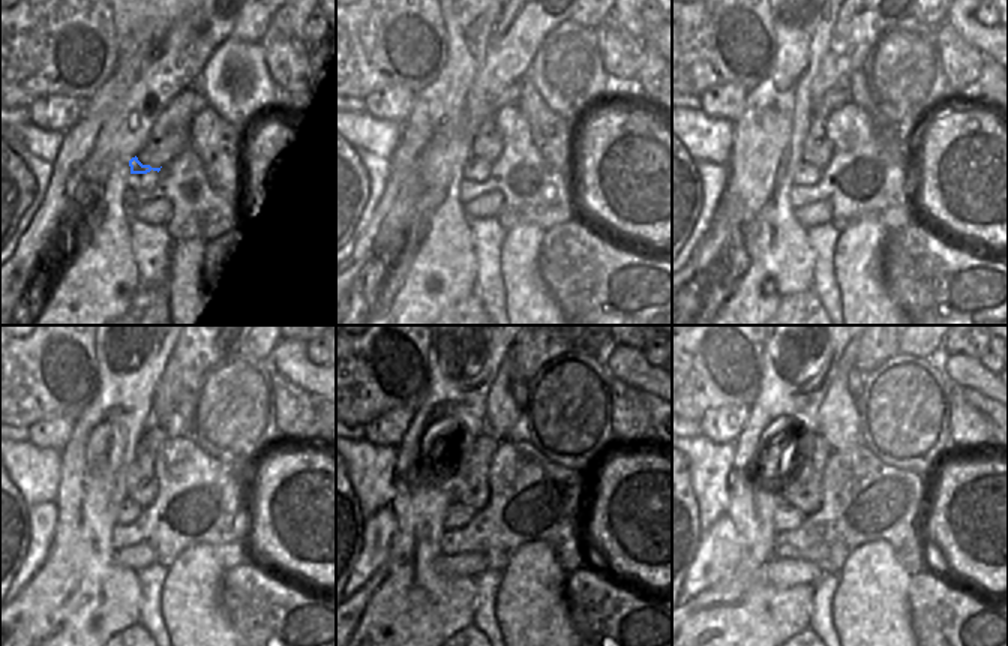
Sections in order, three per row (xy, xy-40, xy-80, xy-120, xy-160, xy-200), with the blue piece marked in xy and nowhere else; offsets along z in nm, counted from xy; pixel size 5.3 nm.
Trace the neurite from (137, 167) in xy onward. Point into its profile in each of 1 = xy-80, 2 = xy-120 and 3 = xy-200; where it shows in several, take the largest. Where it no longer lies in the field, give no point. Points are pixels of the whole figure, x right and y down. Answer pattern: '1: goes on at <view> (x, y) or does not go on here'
1: goes on at xy-80 (806, 174)
2: goes on at xy-120 (129, 511)
3: goes on at xy-200 (786, 517)

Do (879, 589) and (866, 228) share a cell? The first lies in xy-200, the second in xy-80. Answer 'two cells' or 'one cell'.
one cell

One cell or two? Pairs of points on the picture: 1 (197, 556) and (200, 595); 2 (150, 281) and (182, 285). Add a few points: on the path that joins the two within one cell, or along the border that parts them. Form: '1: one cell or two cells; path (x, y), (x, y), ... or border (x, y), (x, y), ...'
1: one cell; path (197, 565), (197, 586)
2: two cells; border (173, 245), (168, 254), (167, 279)

